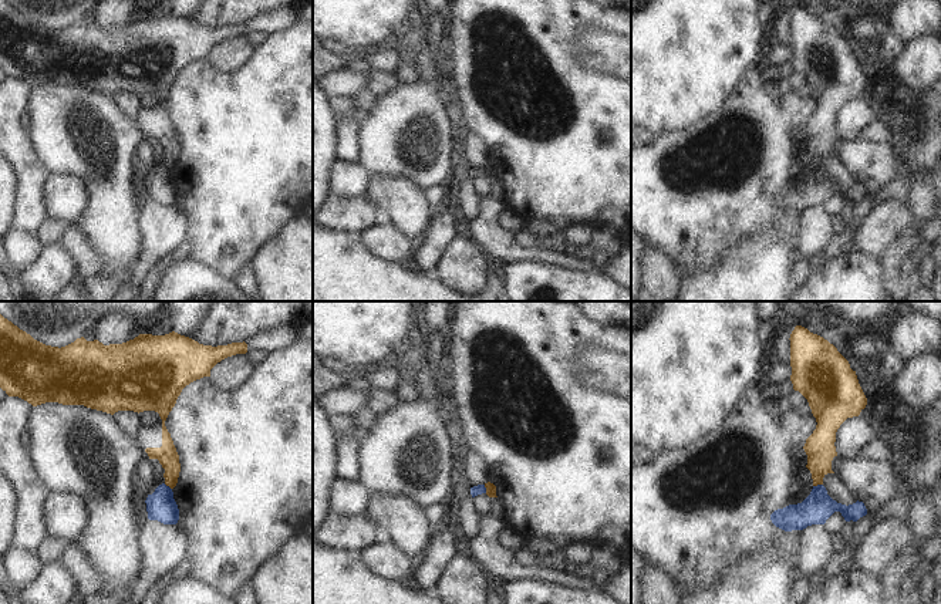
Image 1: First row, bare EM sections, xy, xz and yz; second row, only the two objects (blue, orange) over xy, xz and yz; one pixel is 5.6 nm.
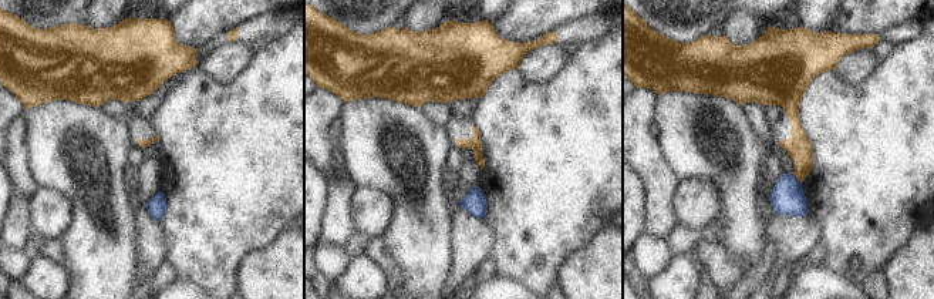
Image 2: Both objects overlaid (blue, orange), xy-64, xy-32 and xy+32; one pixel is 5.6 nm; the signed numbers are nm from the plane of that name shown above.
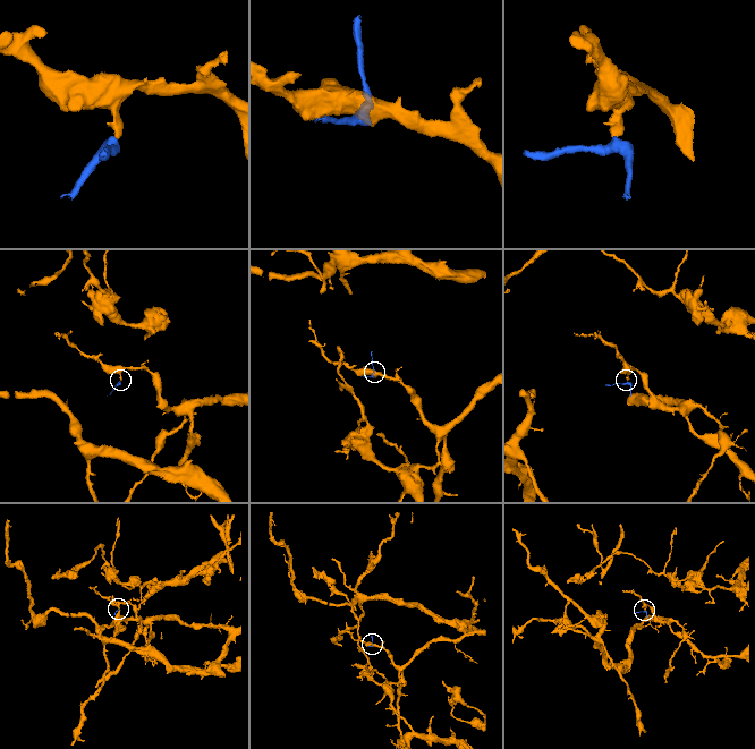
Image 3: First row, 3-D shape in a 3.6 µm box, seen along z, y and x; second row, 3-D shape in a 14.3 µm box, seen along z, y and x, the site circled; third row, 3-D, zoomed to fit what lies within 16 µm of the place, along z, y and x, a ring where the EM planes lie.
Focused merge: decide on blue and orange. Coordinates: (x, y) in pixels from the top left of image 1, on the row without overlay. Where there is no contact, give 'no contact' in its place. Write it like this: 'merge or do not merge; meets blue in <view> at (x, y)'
do not merge; meets blue in yz at (818, 166)

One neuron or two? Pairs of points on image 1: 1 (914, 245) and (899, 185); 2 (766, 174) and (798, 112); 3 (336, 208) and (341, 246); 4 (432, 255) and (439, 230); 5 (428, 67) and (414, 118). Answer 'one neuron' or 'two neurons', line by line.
1: two neurons
2: one neuron
3: two neurons
4: one neuron
5: two neurons

